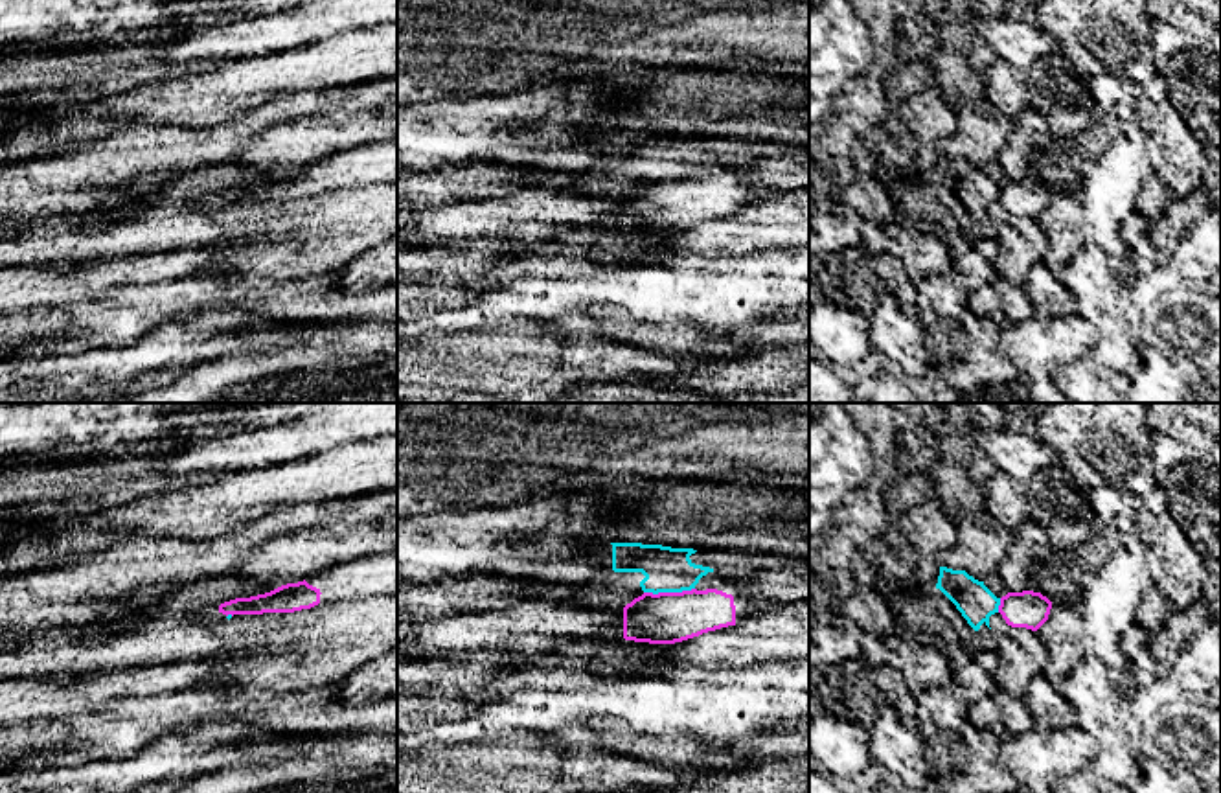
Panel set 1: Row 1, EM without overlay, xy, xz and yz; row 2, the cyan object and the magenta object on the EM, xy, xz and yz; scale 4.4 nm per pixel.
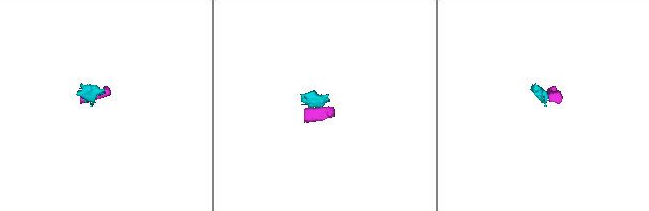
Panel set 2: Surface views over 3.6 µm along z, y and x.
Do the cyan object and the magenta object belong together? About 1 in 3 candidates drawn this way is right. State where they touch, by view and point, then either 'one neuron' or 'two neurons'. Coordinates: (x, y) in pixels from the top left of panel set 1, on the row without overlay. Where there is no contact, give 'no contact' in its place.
contact xz (668, 179); two neurons

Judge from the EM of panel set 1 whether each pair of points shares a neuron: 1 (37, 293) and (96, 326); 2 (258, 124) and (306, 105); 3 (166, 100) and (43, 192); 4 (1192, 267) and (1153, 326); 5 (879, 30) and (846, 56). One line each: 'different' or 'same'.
1: different
2: same
3: different
4: same
5: different

